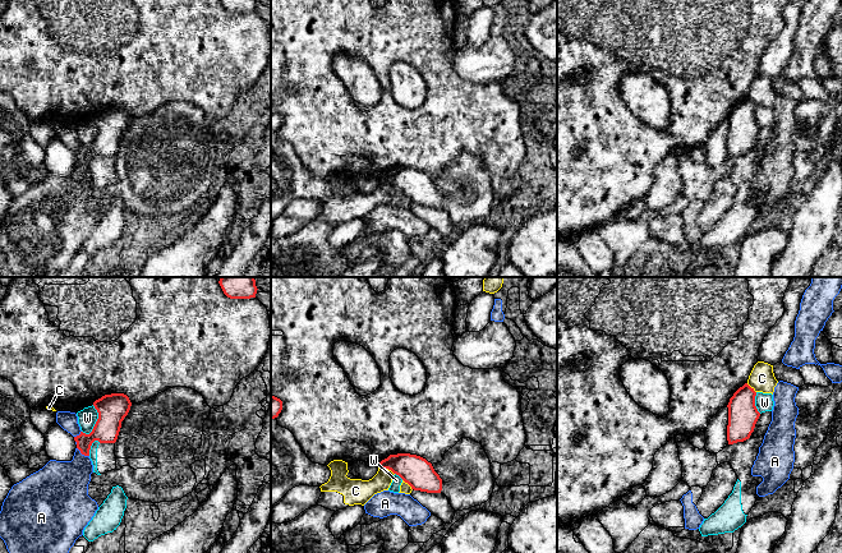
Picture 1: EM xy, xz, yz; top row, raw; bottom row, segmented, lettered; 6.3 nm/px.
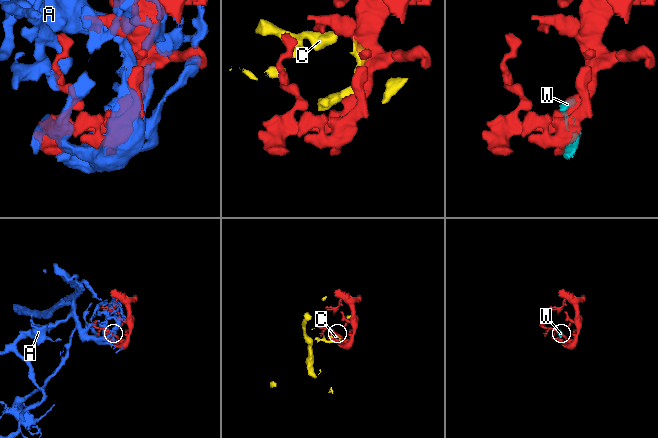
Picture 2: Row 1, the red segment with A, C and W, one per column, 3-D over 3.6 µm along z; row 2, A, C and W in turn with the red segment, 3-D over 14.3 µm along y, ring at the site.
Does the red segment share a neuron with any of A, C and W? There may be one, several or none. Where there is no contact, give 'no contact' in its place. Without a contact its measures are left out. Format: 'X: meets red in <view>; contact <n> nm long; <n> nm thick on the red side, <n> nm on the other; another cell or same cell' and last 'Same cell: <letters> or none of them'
A: meets red in xy; contact 100 nm long; 160 nm thick on the red side, 340 nm on the other; another cell
C: meets red in xz; contact 120 nm long; 190 nm thick on the red side, 160 nm on the other; another cell
W: meets red in xy; contact 200 nm long; 180 nm thick on the red side, 120 nm on the other; another cell
Same cell: none of them

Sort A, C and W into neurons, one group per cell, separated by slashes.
A / C / W

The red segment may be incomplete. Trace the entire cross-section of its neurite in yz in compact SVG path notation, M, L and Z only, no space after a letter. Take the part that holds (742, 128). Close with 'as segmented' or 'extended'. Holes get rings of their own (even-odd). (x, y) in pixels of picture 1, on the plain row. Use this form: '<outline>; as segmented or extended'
M747 97L740 101L730 112L727 155L728 158L750 152L760 130L755 120L756 106Z; as segmented

